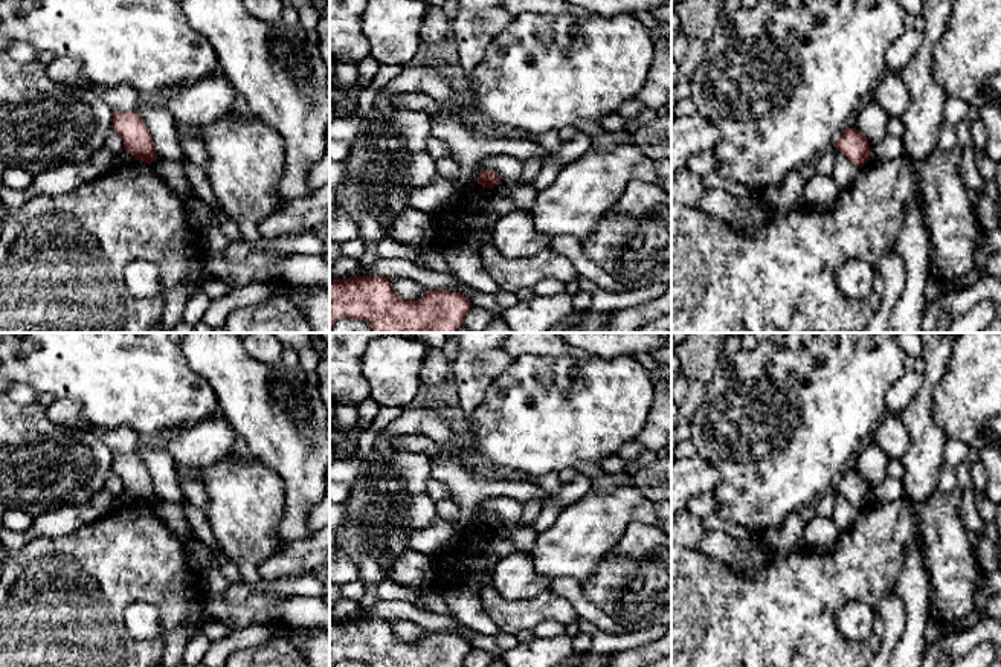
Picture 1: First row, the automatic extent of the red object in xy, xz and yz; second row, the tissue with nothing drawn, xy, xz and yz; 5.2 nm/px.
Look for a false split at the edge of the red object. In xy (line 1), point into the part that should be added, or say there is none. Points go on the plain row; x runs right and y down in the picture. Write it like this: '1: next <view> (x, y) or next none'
1: next none

